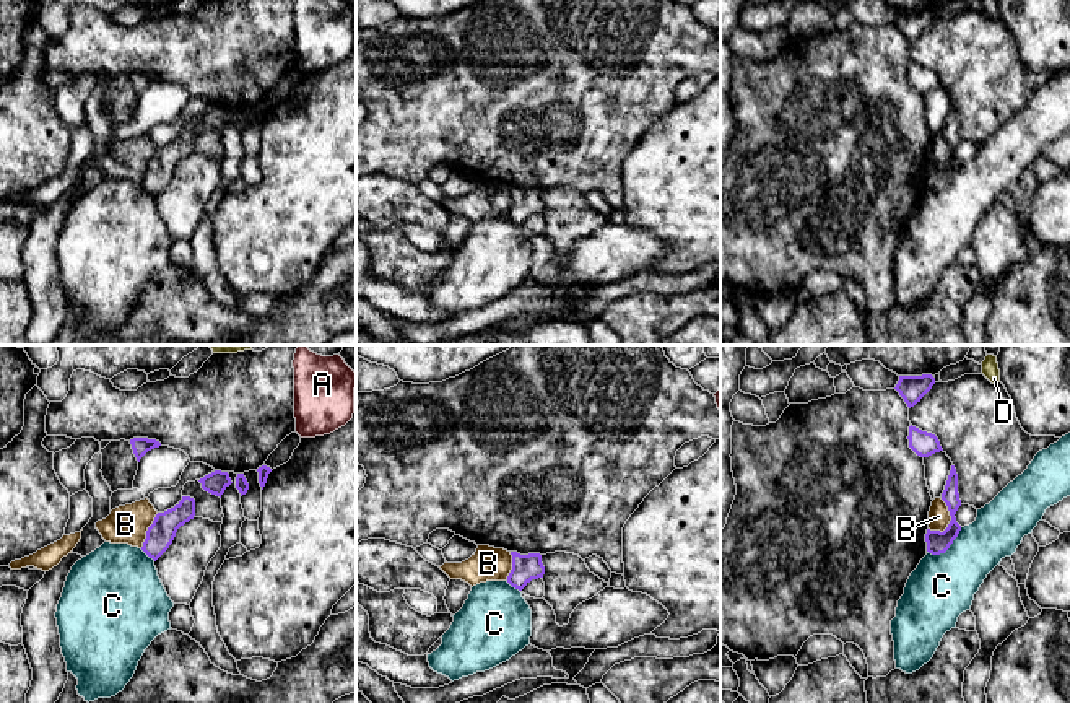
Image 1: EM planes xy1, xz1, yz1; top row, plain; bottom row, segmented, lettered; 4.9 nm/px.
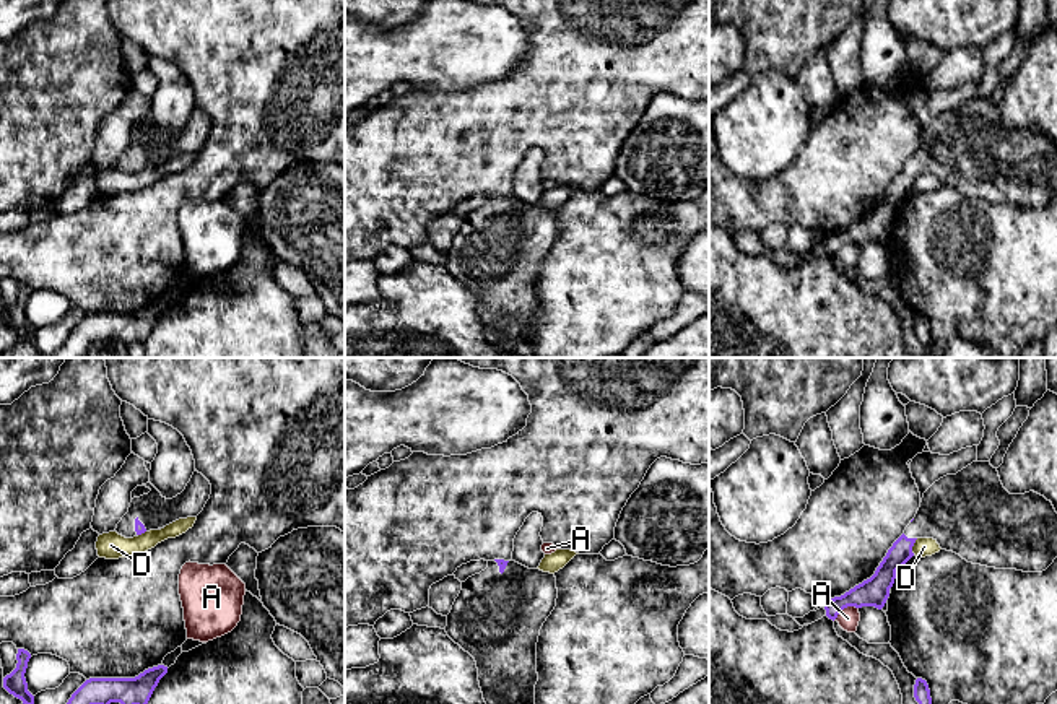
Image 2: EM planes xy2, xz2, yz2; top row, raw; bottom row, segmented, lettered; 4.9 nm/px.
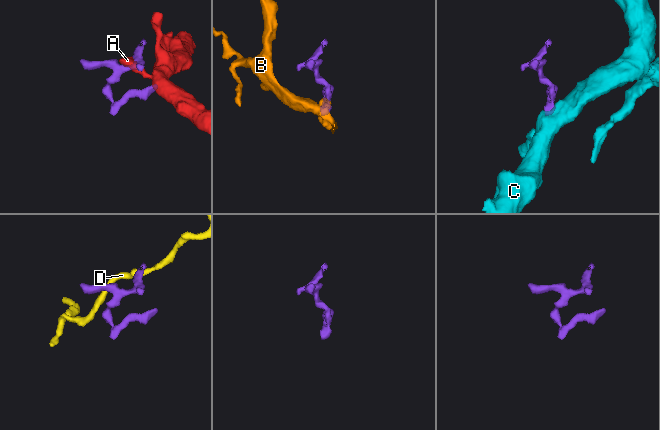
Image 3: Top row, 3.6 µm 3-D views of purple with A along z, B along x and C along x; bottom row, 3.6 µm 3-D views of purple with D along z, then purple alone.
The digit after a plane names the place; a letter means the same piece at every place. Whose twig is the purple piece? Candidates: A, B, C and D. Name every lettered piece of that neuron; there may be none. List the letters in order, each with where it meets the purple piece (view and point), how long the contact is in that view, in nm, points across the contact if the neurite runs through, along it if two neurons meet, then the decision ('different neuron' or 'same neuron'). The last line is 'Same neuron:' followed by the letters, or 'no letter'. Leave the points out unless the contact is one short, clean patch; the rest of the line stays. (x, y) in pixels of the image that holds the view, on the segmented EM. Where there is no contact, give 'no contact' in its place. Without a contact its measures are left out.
A: yz2 (844, 607) | 140 nm | along yz2 (857, 607), (846, 607), (833, 620) | different neuron
B: yz1 (950, 515) | 180 nm | along yz1 (940, 498), (950, 516), (950, 523), (942, 532) | different neuron
C: yz1 (947, 549) | 220 nm | along yz1 (961, 528), (943, 552), (927, 552) | different neuron
D: yz2 (913, 545) | 80 nm | along yz2 (917, 538), (913, 553) | different neuron
Same neuron: no letter

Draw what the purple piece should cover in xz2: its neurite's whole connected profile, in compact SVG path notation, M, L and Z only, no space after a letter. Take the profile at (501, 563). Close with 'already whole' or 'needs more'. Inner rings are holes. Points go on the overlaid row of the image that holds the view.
M512 559L488 561L485 571L462 582L447 615L446 632L475 658L486 704L535 704L537 642L556 598L555 574L528 569Z; needs more

